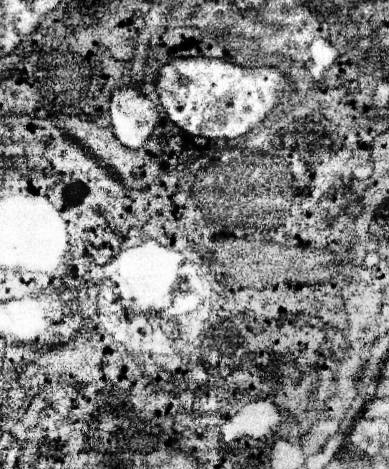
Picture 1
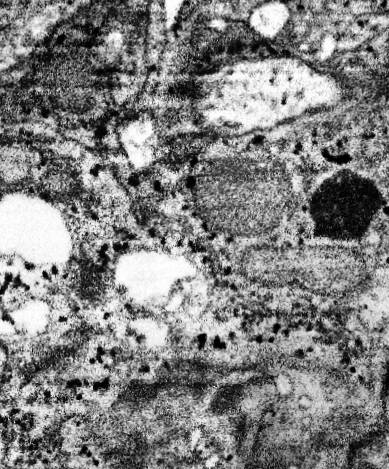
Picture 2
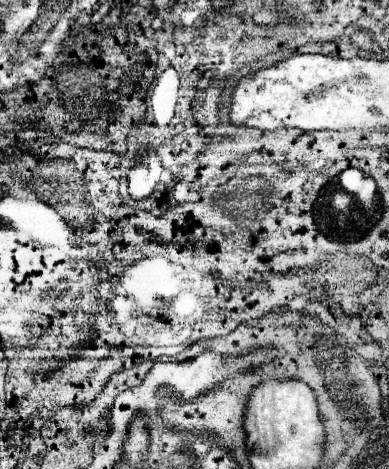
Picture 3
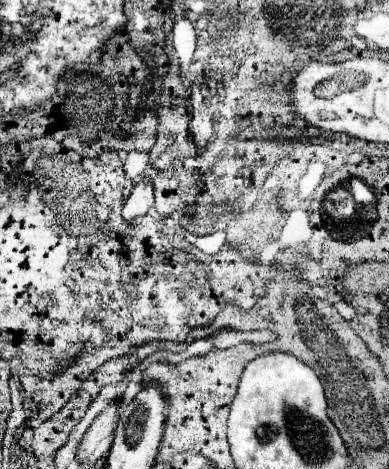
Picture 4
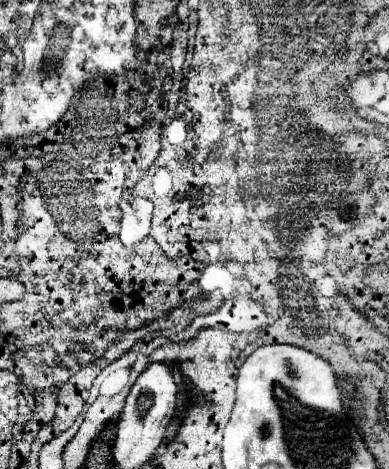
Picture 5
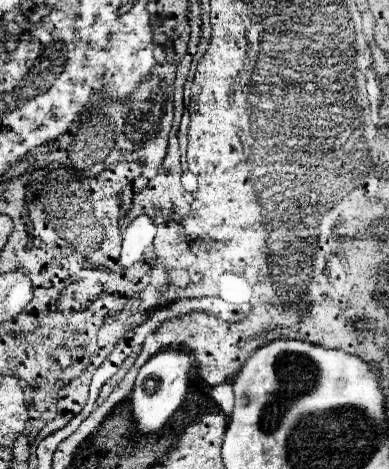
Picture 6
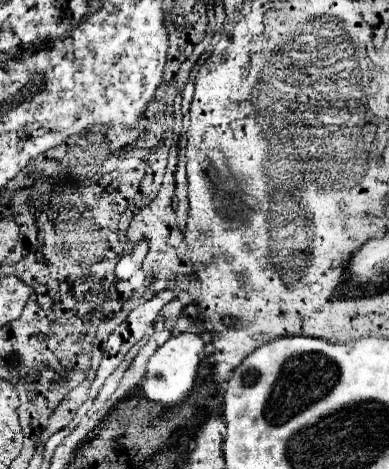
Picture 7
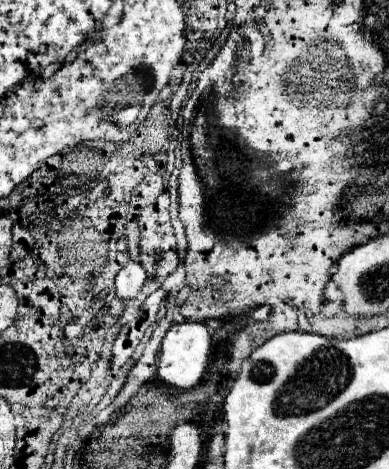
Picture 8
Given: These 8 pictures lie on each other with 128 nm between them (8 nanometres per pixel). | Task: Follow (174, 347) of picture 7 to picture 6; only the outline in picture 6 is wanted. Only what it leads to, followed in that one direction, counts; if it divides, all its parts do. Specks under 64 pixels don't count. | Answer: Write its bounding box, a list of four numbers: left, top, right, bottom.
[130,350,192,436]

